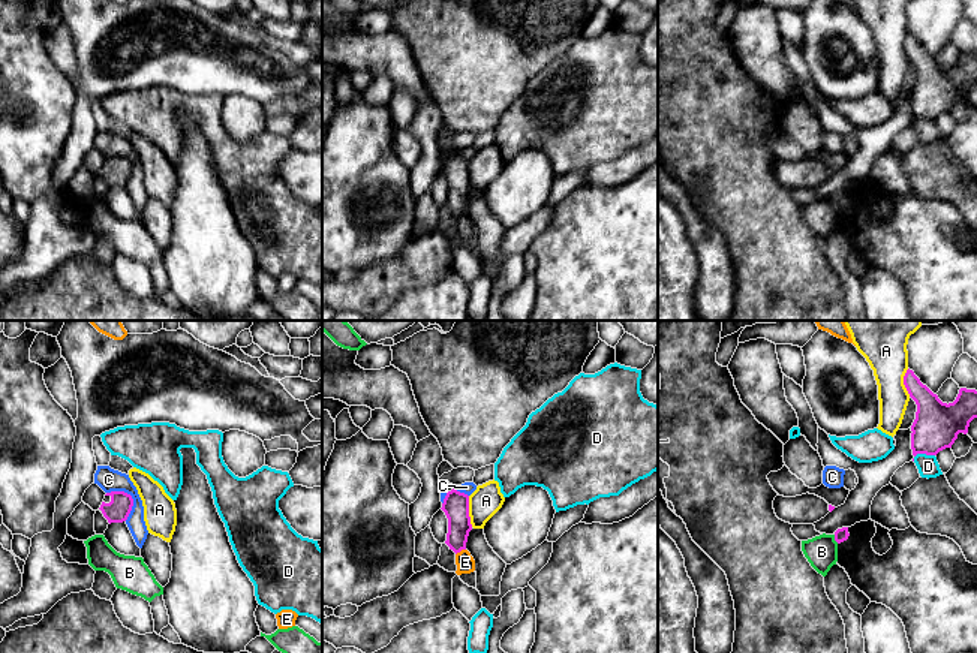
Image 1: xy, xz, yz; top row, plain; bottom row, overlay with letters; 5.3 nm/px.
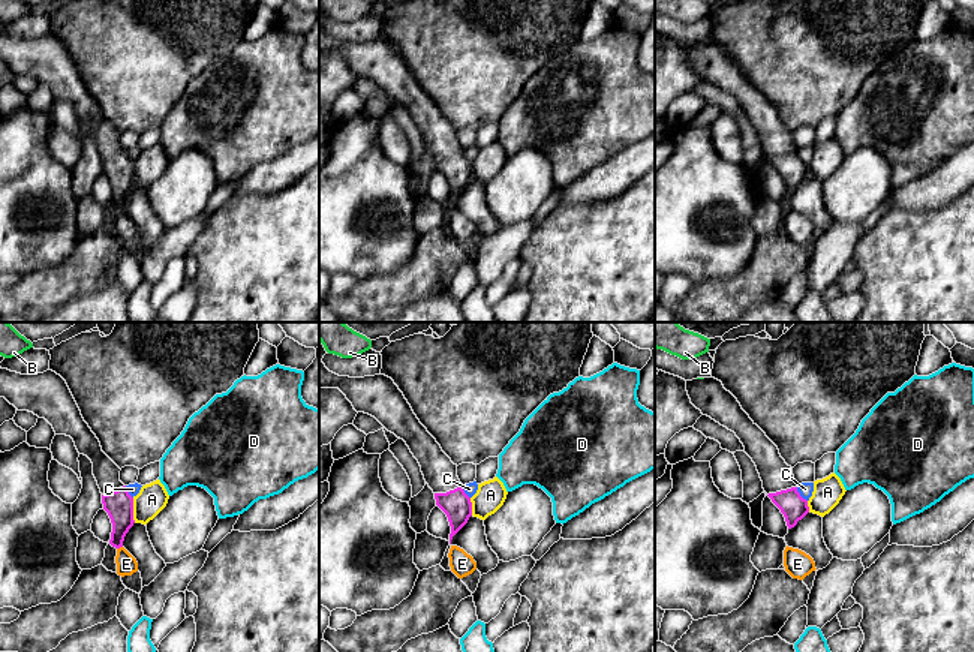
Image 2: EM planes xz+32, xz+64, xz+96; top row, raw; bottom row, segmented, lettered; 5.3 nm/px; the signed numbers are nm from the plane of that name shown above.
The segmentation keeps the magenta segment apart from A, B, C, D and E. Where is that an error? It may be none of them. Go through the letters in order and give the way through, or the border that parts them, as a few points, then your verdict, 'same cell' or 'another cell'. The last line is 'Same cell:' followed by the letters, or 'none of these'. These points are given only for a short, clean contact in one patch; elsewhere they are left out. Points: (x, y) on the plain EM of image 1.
A: another cell
B: along yz (833, 199), (838, 207) | another cell
C: along xy (107, 156), (126, 156), (131, 161), (132, 174), (126, 184) | another cell
D: along yz (934, 119), (917, 119), (913, 125) | another cell
E: another cell
Same cell: none of these

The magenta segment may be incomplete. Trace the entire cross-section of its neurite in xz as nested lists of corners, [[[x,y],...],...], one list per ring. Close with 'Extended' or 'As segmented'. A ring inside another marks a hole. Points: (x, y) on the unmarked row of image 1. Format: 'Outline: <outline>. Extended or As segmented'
Outline: [[[441,147],[447,160],[442,168],[442,175],[448,183],[448,198],[445,208],[456,219],[466,214],[469,196],[472,195],[469,181],[469,160],[457,156],[450,147]]]. Extended

